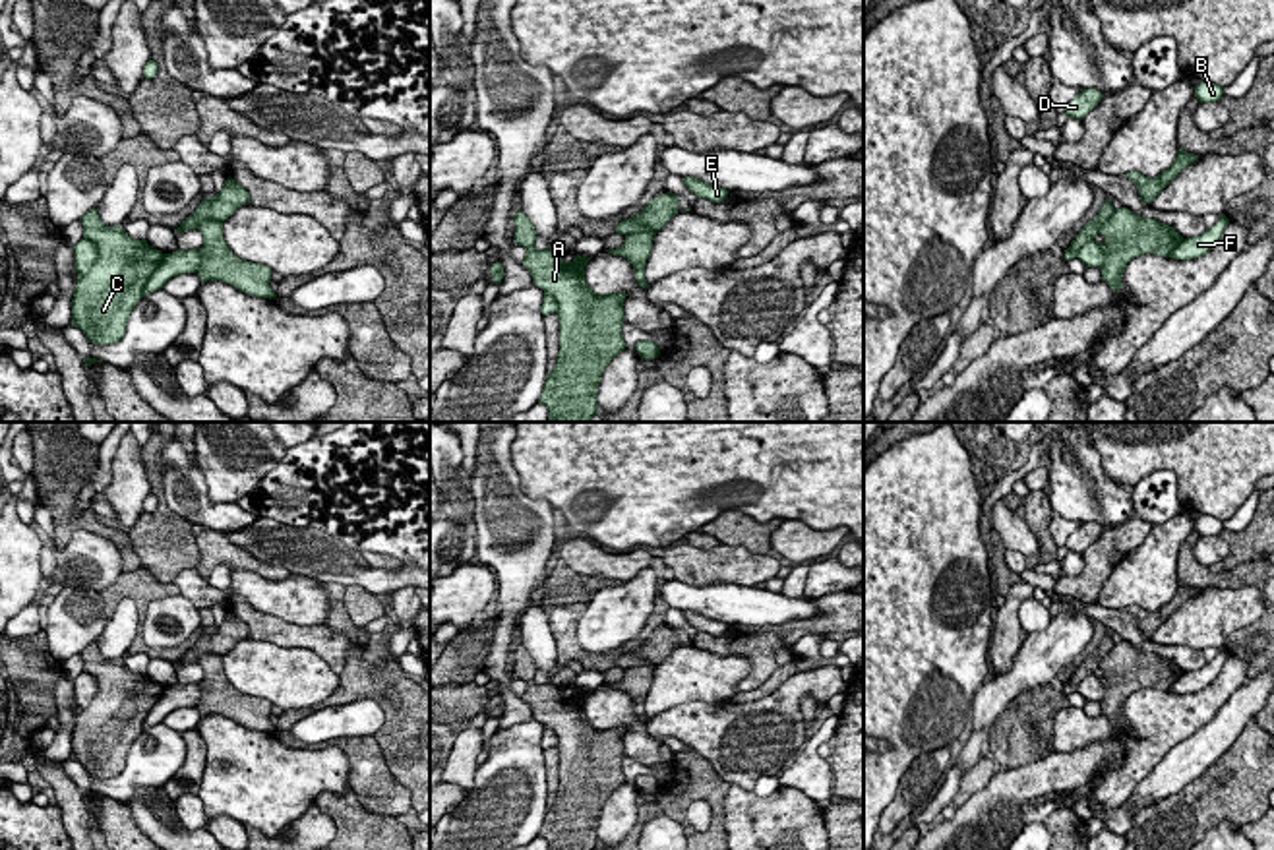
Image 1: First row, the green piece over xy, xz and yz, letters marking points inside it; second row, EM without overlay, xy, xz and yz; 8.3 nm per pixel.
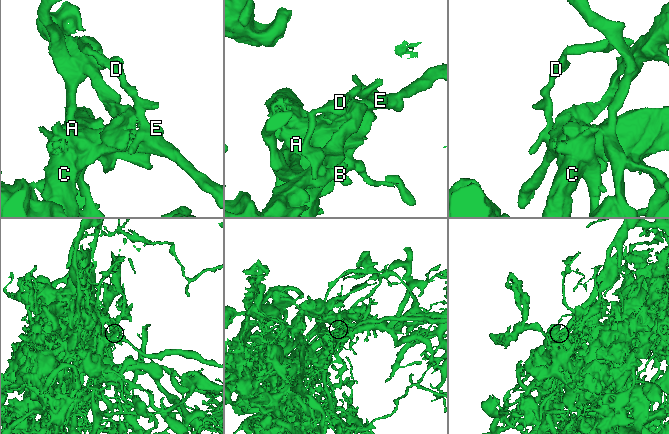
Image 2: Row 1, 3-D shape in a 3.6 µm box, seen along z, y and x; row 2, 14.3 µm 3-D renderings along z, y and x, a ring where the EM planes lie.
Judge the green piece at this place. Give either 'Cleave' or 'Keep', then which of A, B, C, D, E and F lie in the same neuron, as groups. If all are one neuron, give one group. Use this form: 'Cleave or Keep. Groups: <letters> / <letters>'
Cleave. Groups: A C F / B D E

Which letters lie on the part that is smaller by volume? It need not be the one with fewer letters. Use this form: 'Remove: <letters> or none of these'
Remove: A, C, F

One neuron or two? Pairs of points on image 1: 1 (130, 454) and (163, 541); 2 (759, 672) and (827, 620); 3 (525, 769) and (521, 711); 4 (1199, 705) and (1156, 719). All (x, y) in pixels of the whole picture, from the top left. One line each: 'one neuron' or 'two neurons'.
1: one neuron
2: one neuron
3: two neurons
4: one neuron

